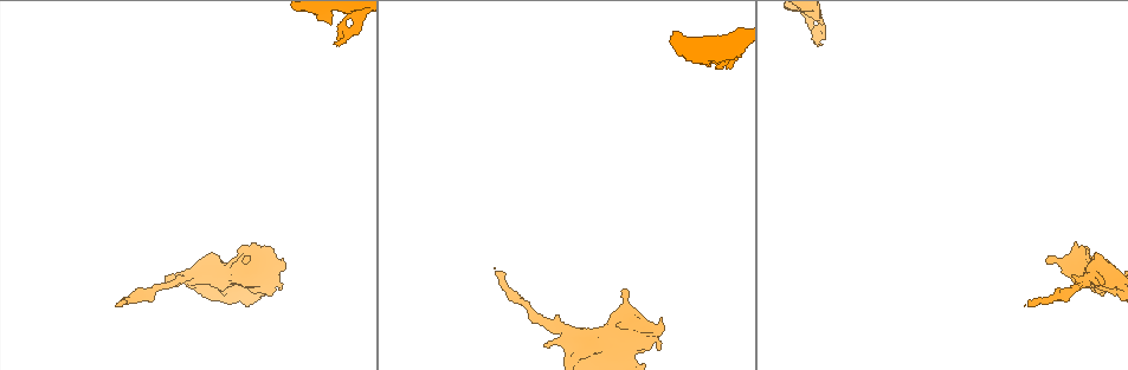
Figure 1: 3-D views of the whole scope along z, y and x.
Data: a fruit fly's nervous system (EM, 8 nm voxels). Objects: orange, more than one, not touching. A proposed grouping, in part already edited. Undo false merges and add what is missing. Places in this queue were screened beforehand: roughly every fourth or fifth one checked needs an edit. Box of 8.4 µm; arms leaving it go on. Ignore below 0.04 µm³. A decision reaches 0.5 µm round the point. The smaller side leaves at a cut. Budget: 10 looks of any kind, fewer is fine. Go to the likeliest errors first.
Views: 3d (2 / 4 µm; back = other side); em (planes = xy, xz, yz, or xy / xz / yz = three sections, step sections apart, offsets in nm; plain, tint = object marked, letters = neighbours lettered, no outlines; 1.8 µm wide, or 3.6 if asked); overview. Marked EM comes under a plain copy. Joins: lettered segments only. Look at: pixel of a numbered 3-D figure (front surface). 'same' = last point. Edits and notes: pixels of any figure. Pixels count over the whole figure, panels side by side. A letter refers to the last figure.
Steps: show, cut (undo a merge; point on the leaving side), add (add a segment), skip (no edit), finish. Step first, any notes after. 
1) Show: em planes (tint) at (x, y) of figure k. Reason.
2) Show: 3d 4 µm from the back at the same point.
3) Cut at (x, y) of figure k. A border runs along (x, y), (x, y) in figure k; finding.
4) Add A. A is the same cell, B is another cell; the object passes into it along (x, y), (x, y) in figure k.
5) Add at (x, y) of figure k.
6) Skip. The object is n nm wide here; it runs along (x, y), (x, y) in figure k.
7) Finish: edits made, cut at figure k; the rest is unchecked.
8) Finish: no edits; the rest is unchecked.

Show: 3d 4 µm at (335, 44) of figure 1. Tapers out.

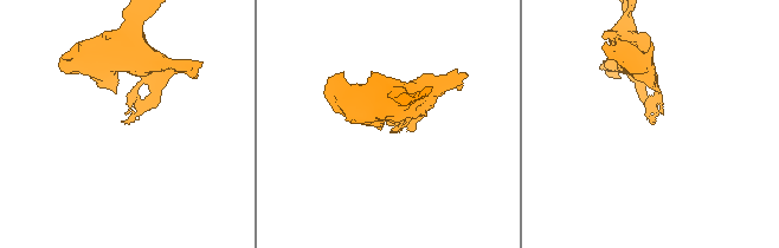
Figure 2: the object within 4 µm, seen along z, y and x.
Show: em xy step 4 (letters) at (387, 123) of figure 2.

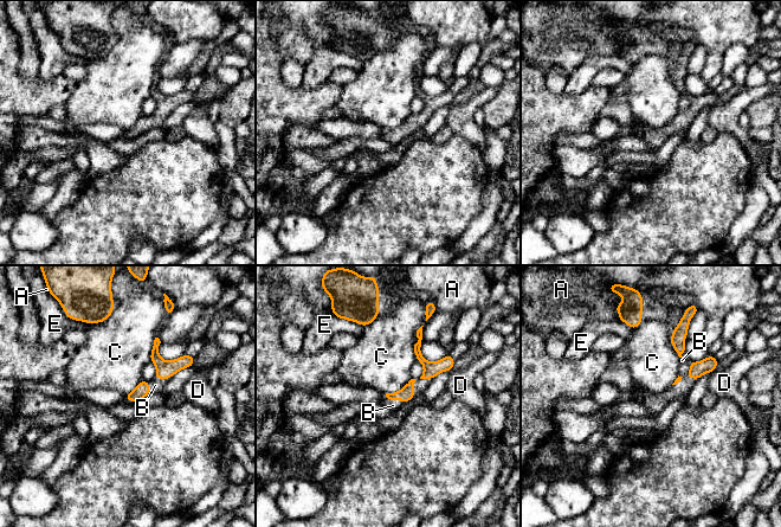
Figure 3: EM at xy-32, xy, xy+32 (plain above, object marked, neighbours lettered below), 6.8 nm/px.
Add B. B is the same cell, A, C, D and E are other cells; the object passes into it along (406, 393), (393, 399), (393, 405) in figure 3; it goes on there.

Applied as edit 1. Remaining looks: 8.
Show: em xz step 8 (tint) at (281, 286) of figure 1. Branch stops here.

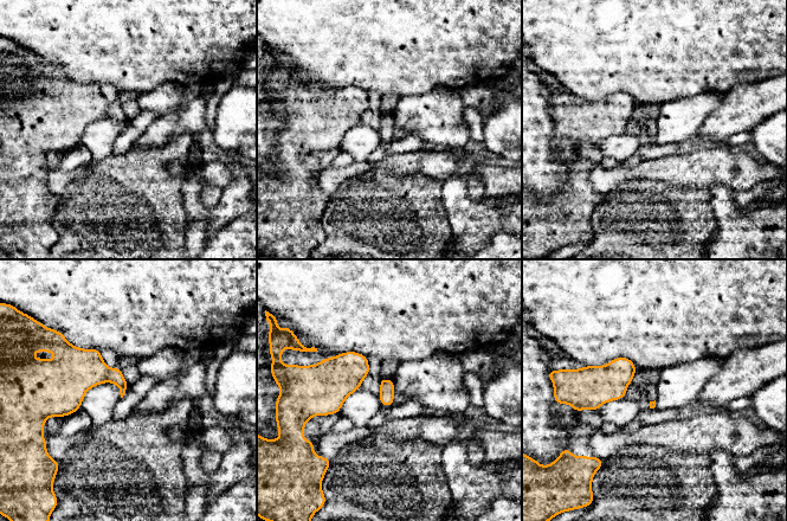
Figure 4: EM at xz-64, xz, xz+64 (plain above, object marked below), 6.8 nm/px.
Show: em planes (letters) at the same point.

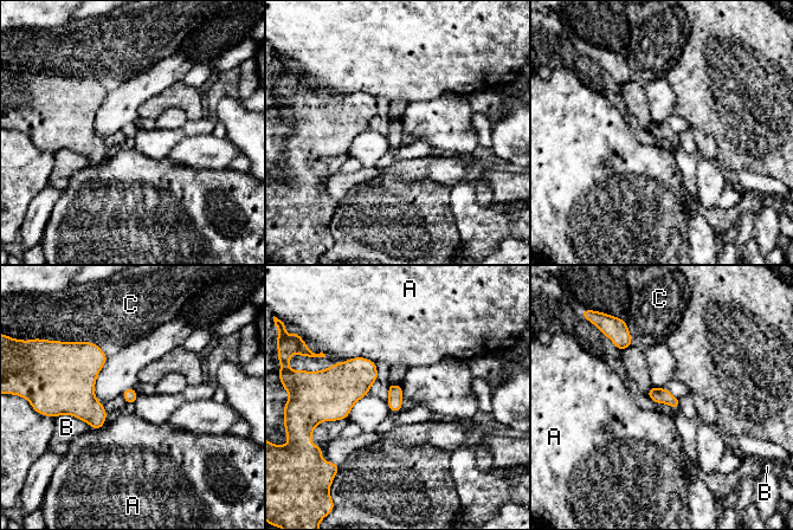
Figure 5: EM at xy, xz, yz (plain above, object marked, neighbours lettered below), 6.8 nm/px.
Skip. A, B and C are other cells; a border runs along (375, 362), (350, 357), (334, 363) in figure 5; none of them fits.

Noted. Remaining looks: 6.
Show: 3d 2 µm at (1030, 306) of figure 1.

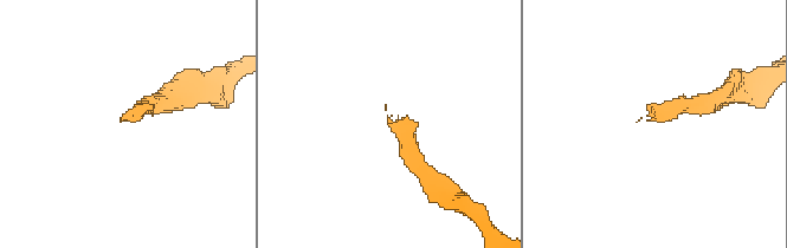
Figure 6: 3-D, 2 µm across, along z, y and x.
Show: em 3.6 µm planes (letters) at (388, 124) of figure 6.

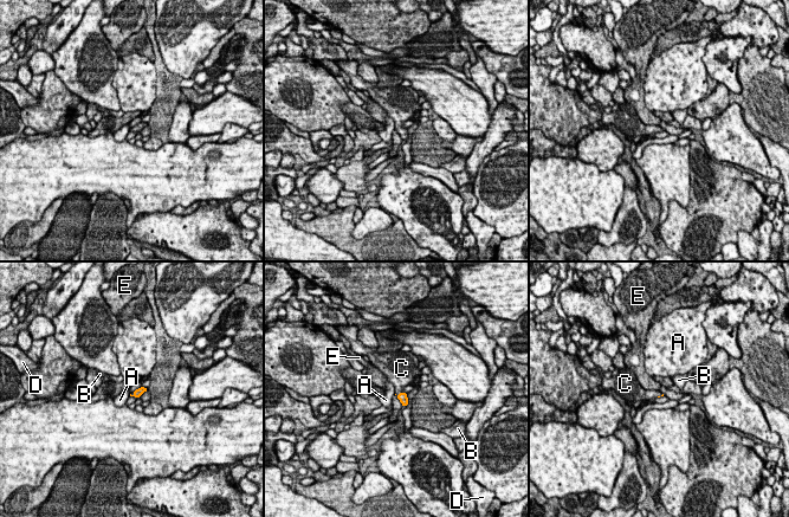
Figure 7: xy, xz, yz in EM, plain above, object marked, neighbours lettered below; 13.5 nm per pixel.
Add C. C is the same cell, A, B, D and E are other cells; the object passes into it along (402, 396), (399, 394), (400, 376) in figure 7; the neuron continues.

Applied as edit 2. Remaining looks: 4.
Show: overview. See it whole again.

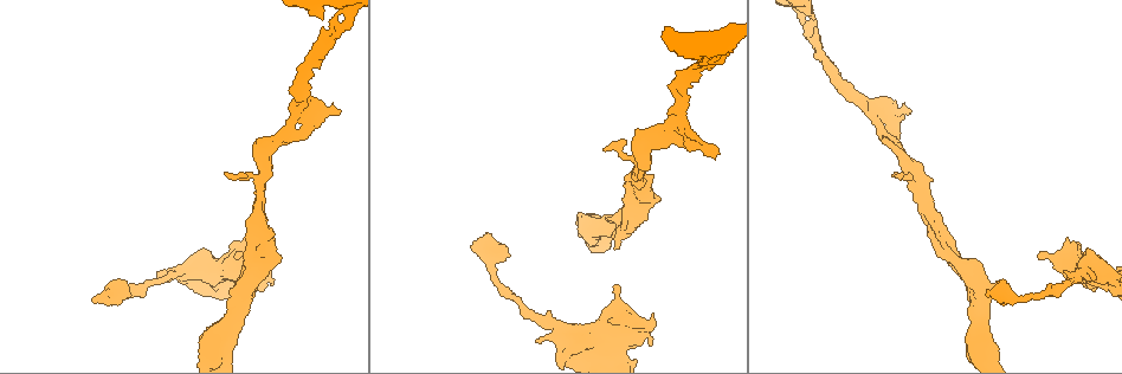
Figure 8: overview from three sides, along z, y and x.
Show: em planes (letters) at (320, 119) of figure 8.

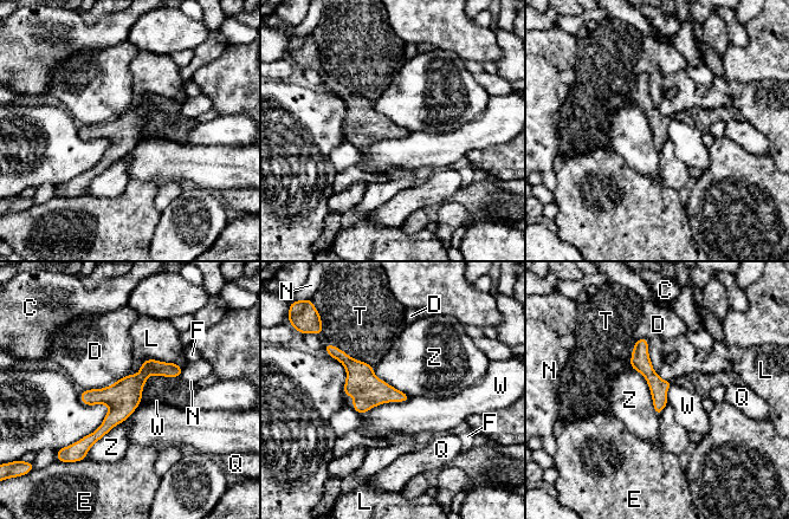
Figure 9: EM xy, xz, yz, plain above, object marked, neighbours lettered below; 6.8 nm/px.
Skip. C, D, E, F, L, N, Q, T, W and Z are other cells; continuous, no second neuron.

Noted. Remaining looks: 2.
Finish: edits made, add at figure 3, add at figure 7; the rest is unchecked.

